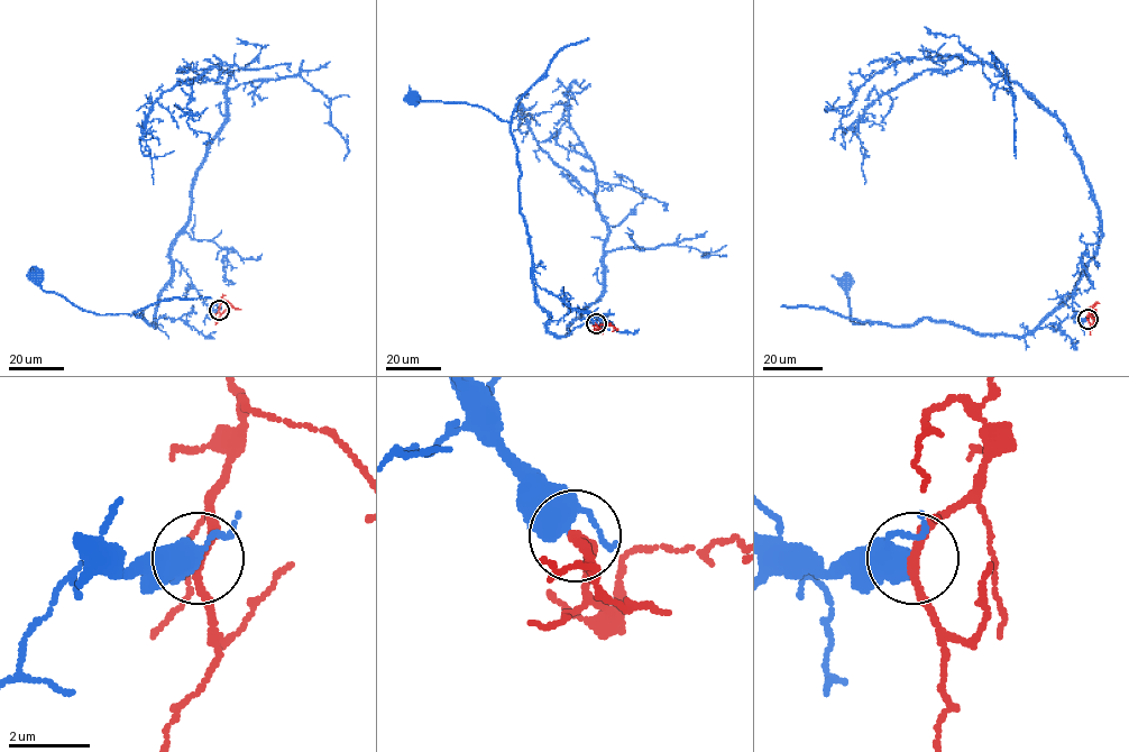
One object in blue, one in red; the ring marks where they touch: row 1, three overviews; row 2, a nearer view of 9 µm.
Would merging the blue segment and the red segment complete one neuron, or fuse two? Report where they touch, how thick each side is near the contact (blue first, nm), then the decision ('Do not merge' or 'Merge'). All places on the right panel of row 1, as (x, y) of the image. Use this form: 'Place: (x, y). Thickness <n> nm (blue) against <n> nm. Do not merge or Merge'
Place: (1088, 319). Thickness 400 nm (blue) against 220 nm. Merge

